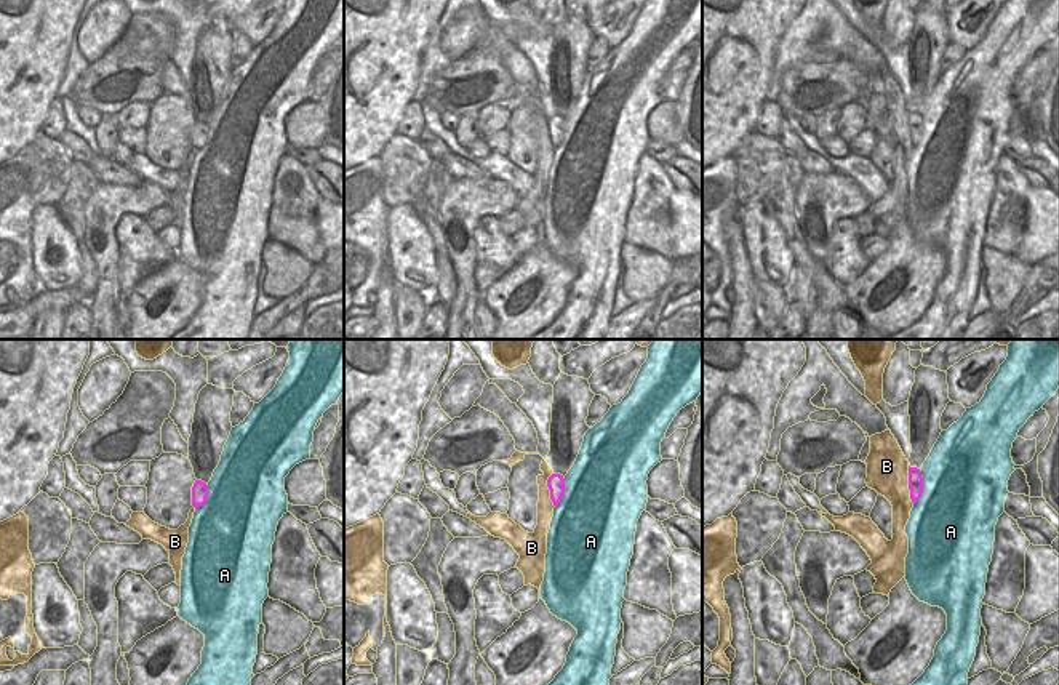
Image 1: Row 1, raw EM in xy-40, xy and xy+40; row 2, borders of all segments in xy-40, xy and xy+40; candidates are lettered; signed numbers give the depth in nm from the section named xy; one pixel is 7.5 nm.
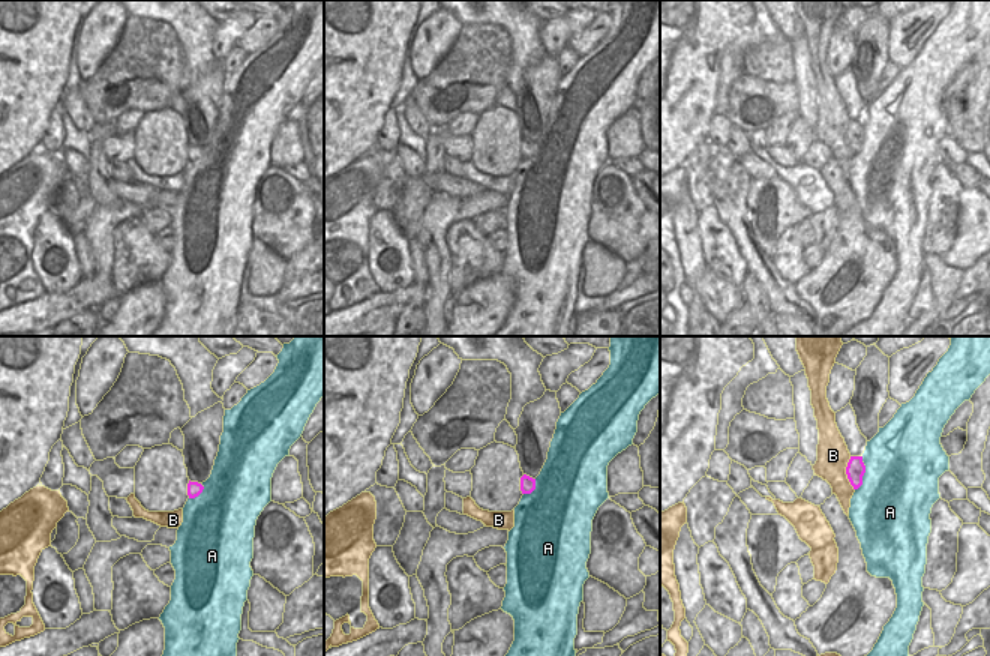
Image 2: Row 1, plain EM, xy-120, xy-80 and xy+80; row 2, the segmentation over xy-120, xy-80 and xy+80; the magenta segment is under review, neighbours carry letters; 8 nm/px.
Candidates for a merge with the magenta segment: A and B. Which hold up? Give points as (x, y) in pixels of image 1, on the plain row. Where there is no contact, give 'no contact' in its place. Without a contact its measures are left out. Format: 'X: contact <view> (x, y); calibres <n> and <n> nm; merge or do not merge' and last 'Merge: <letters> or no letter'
A: contact xy+40 (922, 128); calibres 120 and 480 nm; do not merge
B: contact xy+40 (909, 127); calibres 120 and 320 nm; do not merge
Merge: no letter

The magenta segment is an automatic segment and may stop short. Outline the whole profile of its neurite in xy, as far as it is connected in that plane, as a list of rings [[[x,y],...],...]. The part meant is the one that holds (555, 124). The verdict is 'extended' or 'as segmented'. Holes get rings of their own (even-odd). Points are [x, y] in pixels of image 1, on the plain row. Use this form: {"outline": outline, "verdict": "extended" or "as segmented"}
{"outline": [[[552,115],[547,122],[547,128],[550,131],[550,141],[553,147],[558,147],[565,136],[565,120],[560,115]]], "verdict": "as segmented"}

